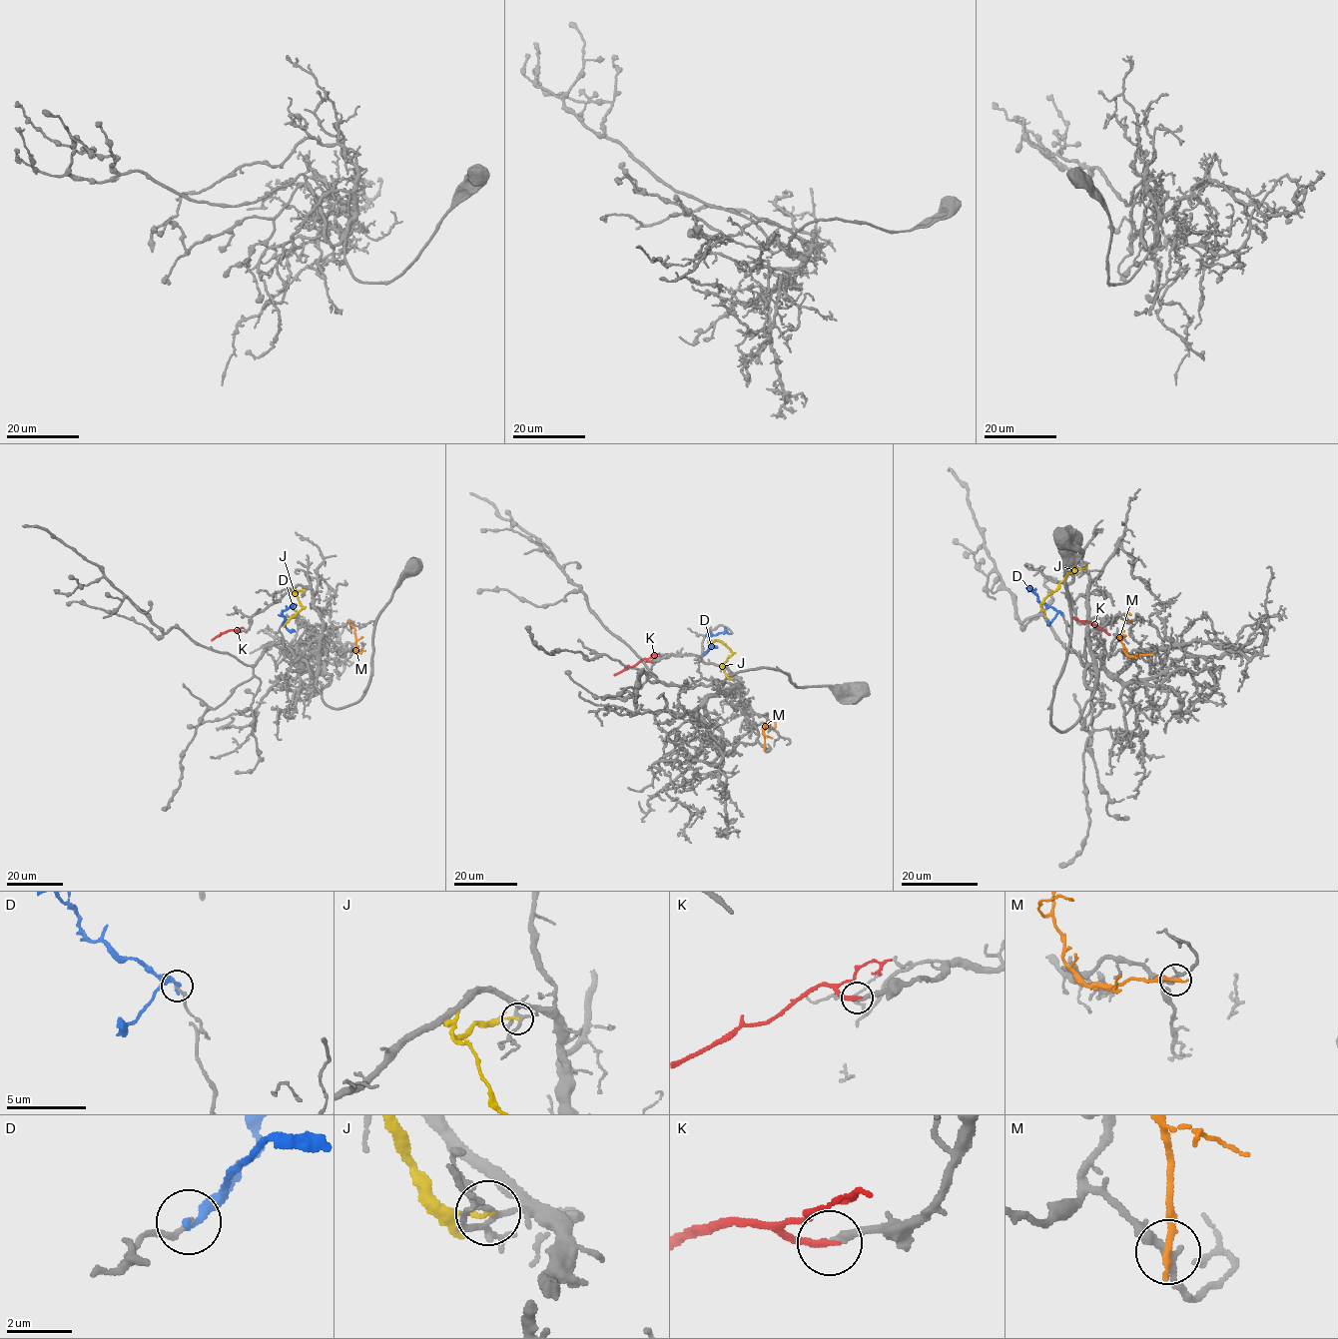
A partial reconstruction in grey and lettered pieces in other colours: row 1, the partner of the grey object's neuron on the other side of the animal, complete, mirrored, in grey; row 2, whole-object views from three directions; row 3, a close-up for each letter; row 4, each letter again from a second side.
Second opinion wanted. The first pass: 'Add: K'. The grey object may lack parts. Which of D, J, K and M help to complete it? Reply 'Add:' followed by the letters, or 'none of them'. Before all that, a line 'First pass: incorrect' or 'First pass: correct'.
First pass: correct
Add: K

